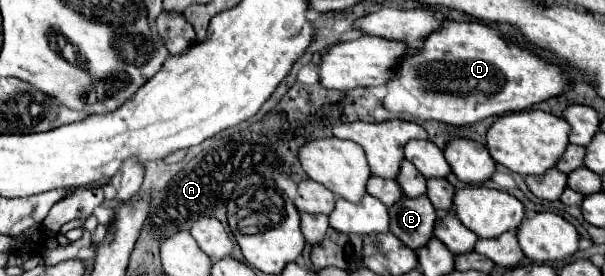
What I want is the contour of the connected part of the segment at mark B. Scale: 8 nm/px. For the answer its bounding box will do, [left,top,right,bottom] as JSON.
[388,195,436,249]

